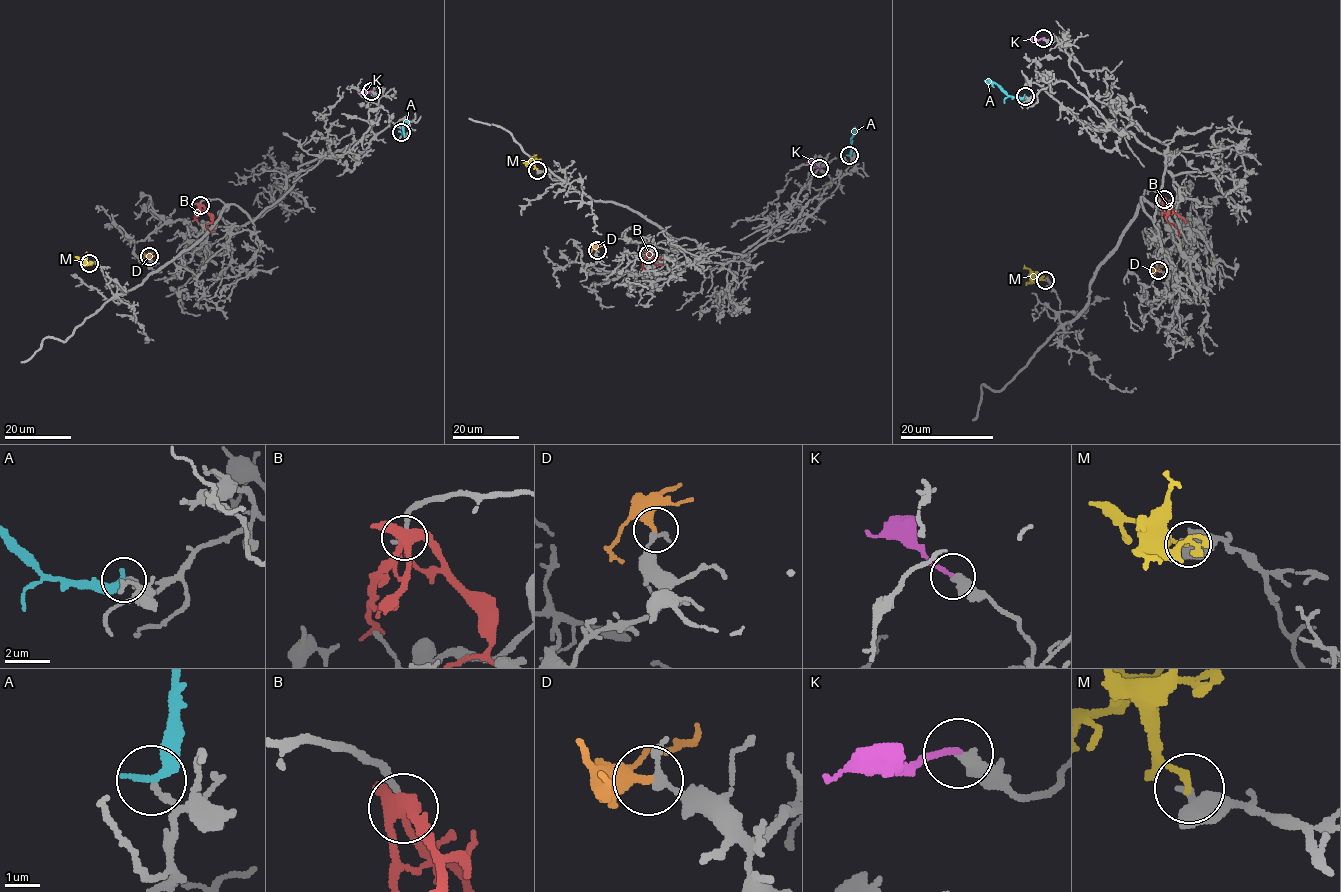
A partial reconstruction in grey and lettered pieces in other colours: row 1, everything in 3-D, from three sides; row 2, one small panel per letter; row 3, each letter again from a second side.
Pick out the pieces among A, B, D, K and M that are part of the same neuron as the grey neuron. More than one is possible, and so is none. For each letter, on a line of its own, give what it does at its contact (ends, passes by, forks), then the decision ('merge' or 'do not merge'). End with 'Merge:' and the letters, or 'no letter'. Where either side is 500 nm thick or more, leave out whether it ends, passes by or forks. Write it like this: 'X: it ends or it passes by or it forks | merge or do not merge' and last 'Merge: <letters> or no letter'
A: it ends | do not merge
B: it forks | do not merge
D: it ends | do not merge
K: it ends | do not merge
M: do not merge
Merge: no letter

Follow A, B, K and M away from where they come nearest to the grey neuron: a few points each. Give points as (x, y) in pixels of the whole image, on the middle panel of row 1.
A: (849, 155), (855, 126)
B: (648, 254), (660, 257), (654, 263), (663, 265)
K: (819, 169), (806, 162)
M: (538, 170), (533, 161), (523, 163)

